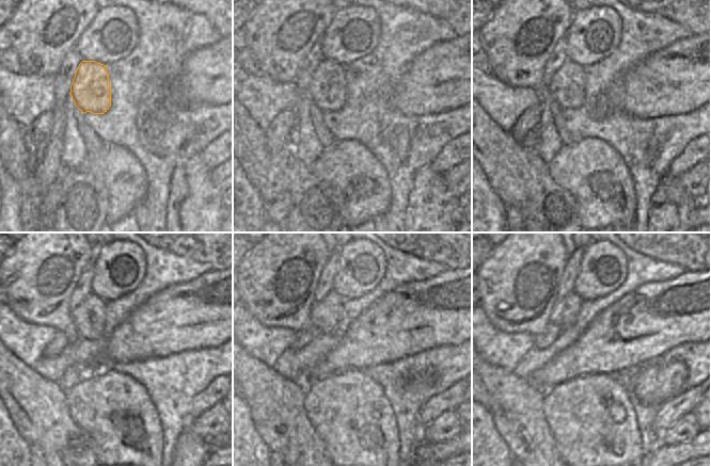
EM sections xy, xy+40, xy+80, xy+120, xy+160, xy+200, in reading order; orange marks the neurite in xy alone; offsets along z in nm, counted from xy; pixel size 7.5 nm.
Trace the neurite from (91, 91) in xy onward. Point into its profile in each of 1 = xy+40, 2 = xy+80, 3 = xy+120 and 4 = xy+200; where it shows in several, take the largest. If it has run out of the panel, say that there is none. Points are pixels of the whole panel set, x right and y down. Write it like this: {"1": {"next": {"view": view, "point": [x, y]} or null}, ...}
{"1": {"next": {"view": "xy+40", "point": [328, 86]}}, "2": {"next": {"view": "xy+80", "point": [567, 85]}}, "3": {"next": {"view": "xy+120", "point": [88, 319]}}, "4": {"next": {"view": "xy+200", "point": [564, 314]}}}

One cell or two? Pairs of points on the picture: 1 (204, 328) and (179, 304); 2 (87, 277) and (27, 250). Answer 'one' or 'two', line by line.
1: one
2: two

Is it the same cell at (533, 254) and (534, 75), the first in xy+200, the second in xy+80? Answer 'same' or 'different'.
same

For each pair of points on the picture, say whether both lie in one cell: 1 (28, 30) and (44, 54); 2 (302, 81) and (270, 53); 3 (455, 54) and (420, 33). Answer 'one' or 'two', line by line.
1: one
2: two
3: two

